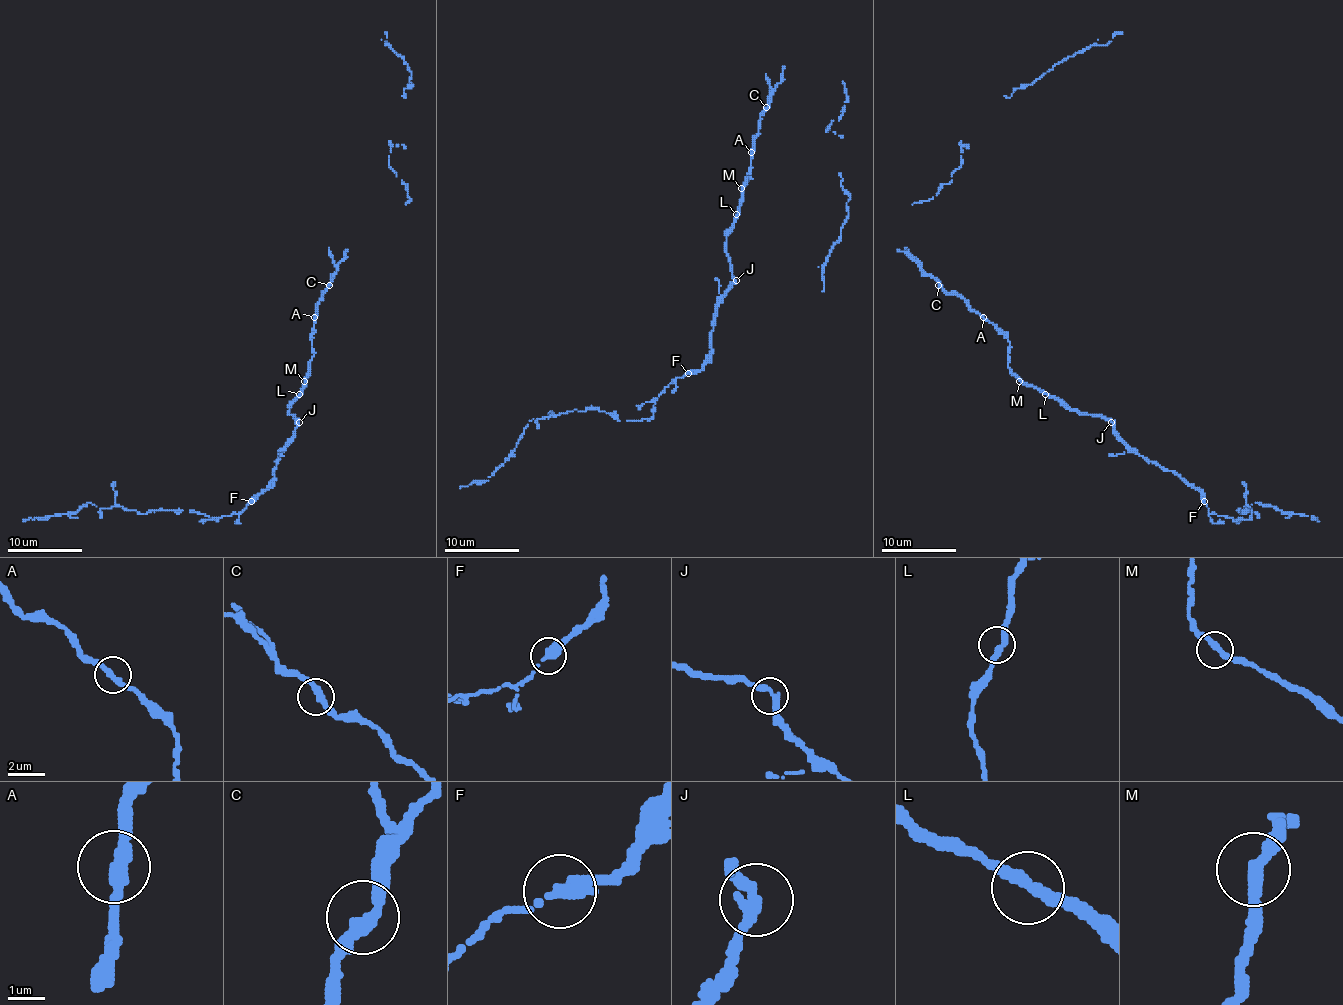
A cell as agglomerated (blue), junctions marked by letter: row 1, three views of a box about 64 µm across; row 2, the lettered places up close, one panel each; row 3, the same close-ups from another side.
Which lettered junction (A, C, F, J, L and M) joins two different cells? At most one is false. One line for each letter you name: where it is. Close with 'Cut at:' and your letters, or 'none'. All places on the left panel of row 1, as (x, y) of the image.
F: Place: (251, 501)
Cut at: F

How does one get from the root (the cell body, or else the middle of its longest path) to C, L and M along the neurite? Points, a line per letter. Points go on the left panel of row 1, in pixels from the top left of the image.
C: (310, 369), (316, 304), (329, 285)
L: (310, 369), (299, 394)
M: (310, 369), (310, 375), (304, 381)

